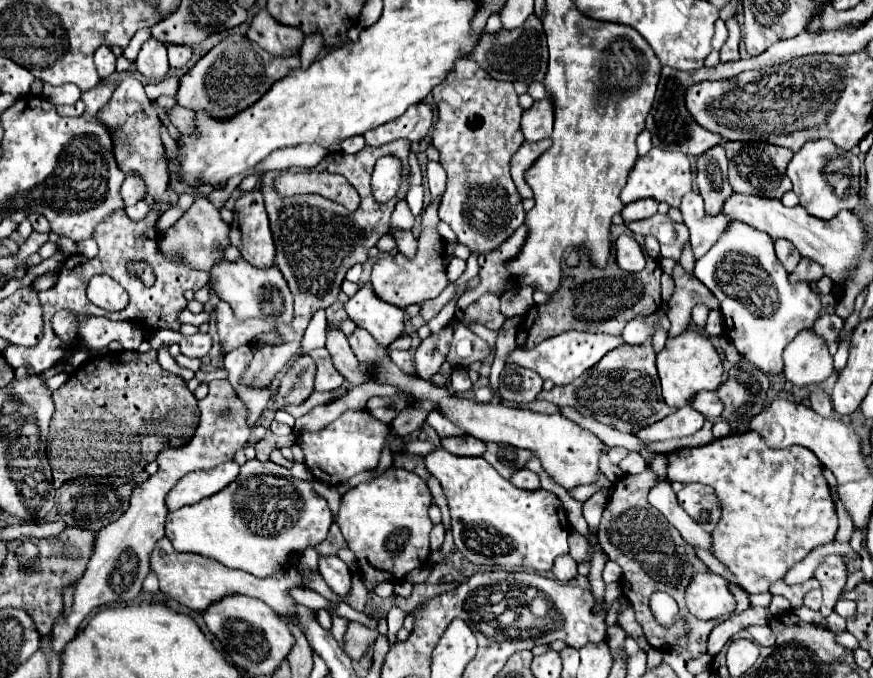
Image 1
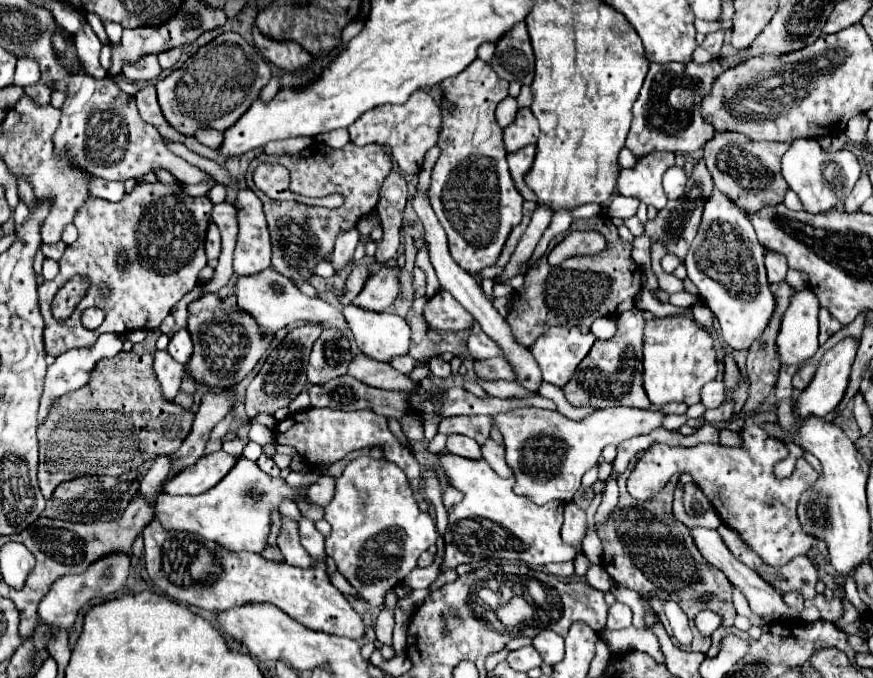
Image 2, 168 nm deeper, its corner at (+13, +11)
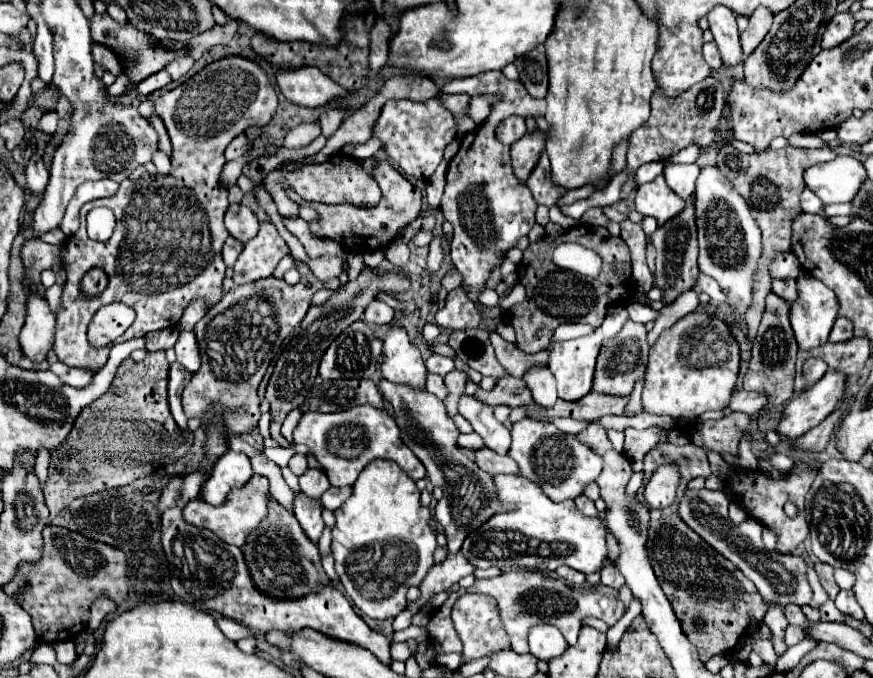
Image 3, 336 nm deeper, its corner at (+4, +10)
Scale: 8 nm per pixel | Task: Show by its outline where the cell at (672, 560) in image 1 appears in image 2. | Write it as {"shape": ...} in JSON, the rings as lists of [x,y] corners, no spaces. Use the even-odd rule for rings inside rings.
{"shape":[[[630,469],[620,475],[620,511],[612,513],[612,517],[608,517],[604,525],[596,525],[598,537],[604,547],[602,565],[616,585],[628,587],[638,593],[650,593],[650,595],[654,593],[656,597],[650,599],[650,605],[654,611],[662,611],[660,599],[676,601],[688,615],[690,627],[694,631],[692,643],[686,647],[682,645],[682,649],[706,653],[710,649],[710,637],[702,637],[696,633],[694,617],[702,609],[710,609],[710,611],[716,611],[724,619],[726,627],[732,627],[736,609],[732,605],[730,581],[720,569],[710,565],[700,555],[700,551],[696,549],[690,537],[690,531],[672,515],[672,495],[678,485],[678,477],[674,477],[672,483],[662,493],[652,497],[650,501],[638,501],[626,491],[628,473]],[[706,593],[712,595],[710,603],[706,605],[698,601],[694,603],[696,597],[706,595]]]}

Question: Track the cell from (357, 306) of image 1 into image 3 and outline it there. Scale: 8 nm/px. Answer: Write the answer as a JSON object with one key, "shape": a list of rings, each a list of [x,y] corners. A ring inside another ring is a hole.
{"shape":[[[391,324],[383,340],[383,378],[395,384],[405,384],[415,390],[425,390],[427,368],[415,344],[411,344],[405,328]]]}

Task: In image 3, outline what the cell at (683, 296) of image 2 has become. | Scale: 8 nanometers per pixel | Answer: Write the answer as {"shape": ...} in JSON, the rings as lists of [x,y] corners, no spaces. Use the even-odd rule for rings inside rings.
{"shape":[[[629,304],[627,310],[629,310],[629,318],[639,324],[653,322],[659,316],[659,312],[653,312],[649,306],[643,306],[643,304]]]}

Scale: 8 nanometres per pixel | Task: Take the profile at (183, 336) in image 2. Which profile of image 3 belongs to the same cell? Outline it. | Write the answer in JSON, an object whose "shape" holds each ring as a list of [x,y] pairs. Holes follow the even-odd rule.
{"shape":[[[181,332],[175,344],[175,354],[177,354],[177,362],[183,364],[189,372],[195,374],[199,370],[201,356],[199,356],[199,346],[197,346],[193,332]]]}

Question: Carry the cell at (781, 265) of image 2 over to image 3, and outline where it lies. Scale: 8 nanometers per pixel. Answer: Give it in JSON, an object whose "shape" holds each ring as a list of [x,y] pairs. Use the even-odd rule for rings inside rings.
{"shape":[[[773,280],[773,294],[779,294],[779,298],[783,298],[785,302],[795,302],[797,298],[797,286],[795,280]]]}

